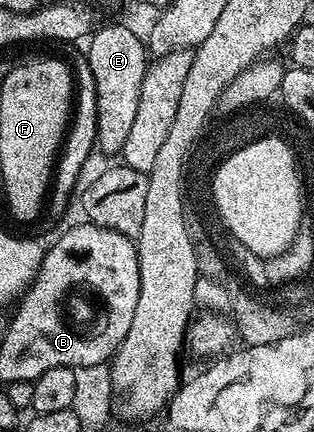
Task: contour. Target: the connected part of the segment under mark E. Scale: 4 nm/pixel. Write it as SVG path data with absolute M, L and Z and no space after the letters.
M121 24L98 27L88 41L87 59L91 74L95 78L97 95L97 143L96 147L105 152L120 153L127 133L135 126L135 110L139 110L141 83L147 67L147 44L129 28Z

